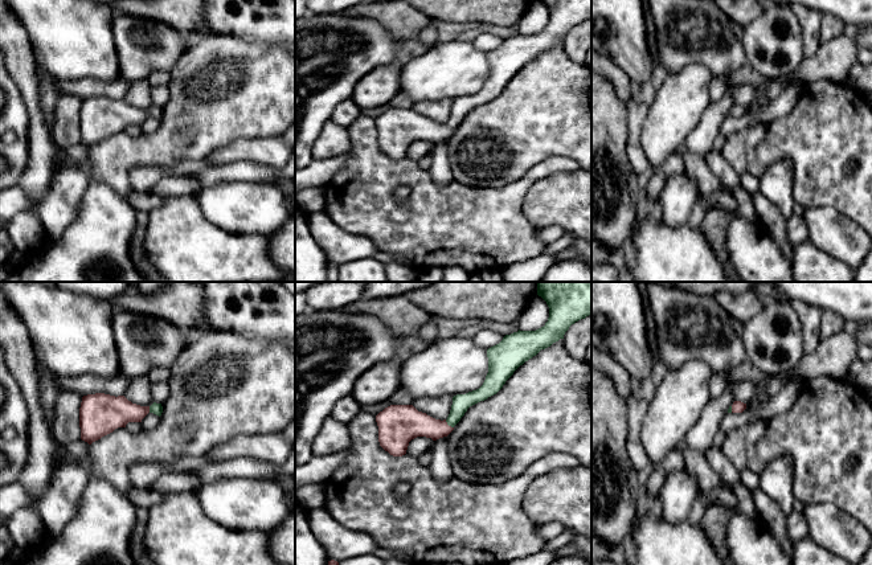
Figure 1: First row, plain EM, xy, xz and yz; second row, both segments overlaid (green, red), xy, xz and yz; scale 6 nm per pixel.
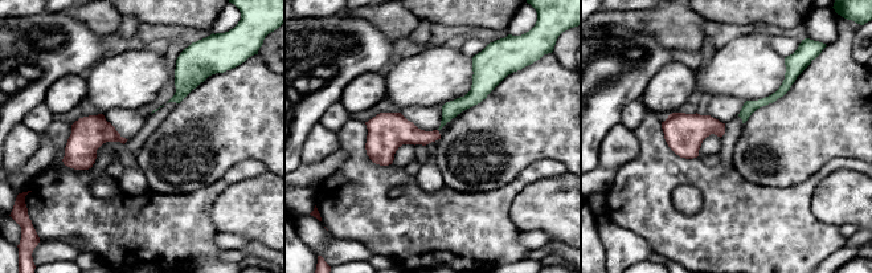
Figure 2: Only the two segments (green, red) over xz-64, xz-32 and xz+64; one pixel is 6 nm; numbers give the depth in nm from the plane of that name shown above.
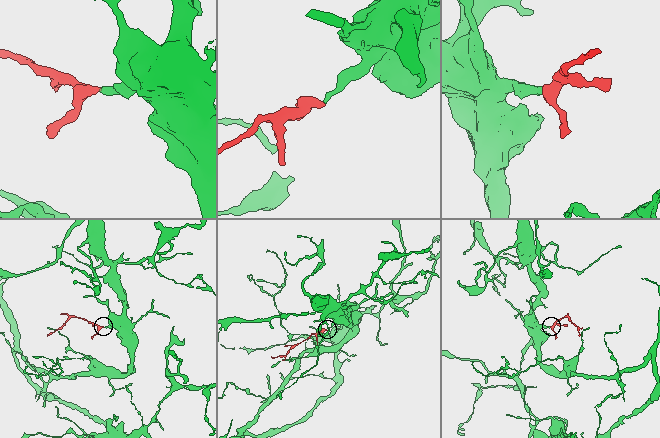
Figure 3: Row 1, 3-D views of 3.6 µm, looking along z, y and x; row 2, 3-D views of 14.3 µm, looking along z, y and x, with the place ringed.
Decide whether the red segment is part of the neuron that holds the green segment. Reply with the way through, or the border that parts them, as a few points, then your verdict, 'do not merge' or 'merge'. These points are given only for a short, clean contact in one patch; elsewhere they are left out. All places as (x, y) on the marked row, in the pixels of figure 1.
runs through xz (461, 402), (449, 425), (408, 424); merge

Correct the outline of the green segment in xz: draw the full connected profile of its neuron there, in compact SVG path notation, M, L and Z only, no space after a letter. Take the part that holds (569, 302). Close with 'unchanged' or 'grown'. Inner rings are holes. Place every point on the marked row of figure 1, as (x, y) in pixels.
M537 282L537 295L549 307L548 322L536 331L519 329L505 335L499 344L488 348L488 373L479 389L454 396L450 414L443 421L418 412L413 405L390 405L385 408L376 415L380 446L393 456L402 456L406 454L409 442L417 437L426 437L433 441L447 437L470 406L496 394L520 365L536 356L541 349L564 339L572 324L591 315L591 282Z; grown

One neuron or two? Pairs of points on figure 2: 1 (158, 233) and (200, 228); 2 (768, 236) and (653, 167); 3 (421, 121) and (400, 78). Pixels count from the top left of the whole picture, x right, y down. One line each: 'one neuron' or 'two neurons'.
1: one neuron
2: one neuron
3: two neurons

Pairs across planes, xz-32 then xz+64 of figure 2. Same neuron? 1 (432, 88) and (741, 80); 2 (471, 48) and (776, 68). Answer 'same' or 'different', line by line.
1: same
2: different

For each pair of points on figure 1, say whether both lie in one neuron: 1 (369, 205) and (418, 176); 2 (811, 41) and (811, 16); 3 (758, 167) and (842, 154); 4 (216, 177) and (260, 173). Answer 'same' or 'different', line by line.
1: same
2: same
3: same
4: same

